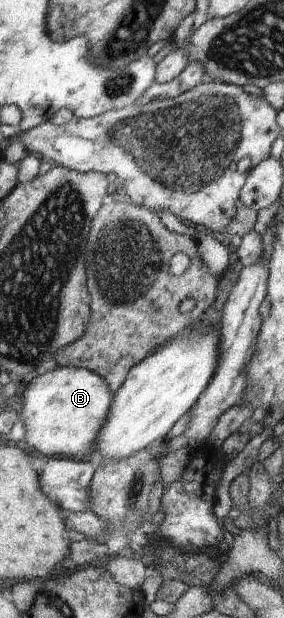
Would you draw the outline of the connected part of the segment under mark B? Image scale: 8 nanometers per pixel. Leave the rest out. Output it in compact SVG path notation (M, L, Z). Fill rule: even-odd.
M58 366L36 376L21 388L21 398L22 410L18 416L26 429L22 445L32 447L28 451L30 455L90 455L91 462L98 463L100 457L93 447L113 398L103 378L86 368Z

